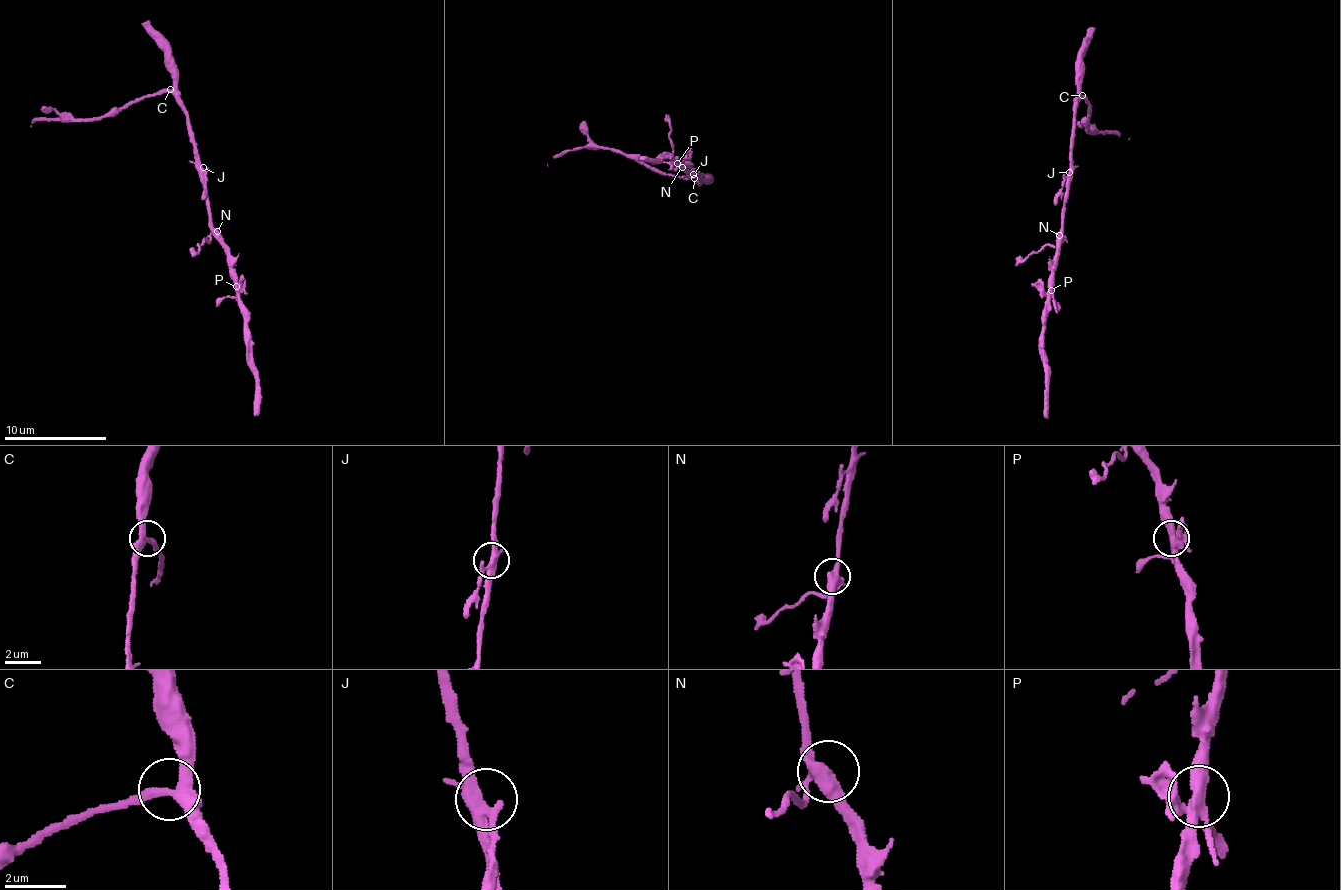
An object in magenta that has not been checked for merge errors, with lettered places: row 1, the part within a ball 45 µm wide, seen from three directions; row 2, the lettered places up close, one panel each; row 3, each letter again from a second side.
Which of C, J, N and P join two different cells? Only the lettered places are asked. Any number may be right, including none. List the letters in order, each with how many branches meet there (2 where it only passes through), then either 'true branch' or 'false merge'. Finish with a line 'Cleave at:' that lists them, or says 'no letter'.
C: 3 | true branch
J: 3 | true branch
N: 4 | true branch
P: 4 | true branch
Cleave at: no letter

